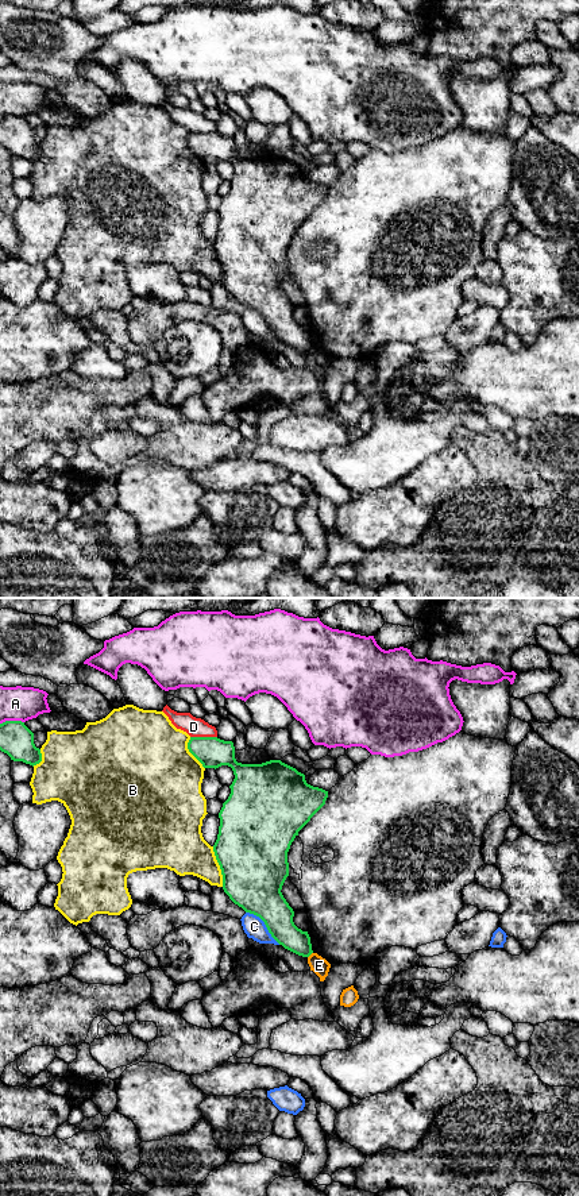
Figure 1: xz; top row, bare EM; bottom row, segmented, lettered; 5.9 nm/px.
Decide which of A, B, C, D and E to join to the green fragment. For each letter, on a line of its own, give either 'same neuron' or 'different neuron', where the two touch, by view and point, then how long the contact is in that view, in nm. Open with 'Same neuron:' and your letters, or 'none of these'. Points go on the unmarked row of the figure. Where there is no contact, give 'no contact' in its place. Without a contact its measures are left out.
Same neuron: none of these
A: different neuron; contact xz (11, 116); length 140 nm
B: different neuron; contact xz (220, 262); length 240 nm
C: different neuron; contact xz (265, 319); length 280 nm
D: different neuron; contact xz (204, 132); length 160 nm
E: different neuron; contact xz (311, 348); length 50 nm

